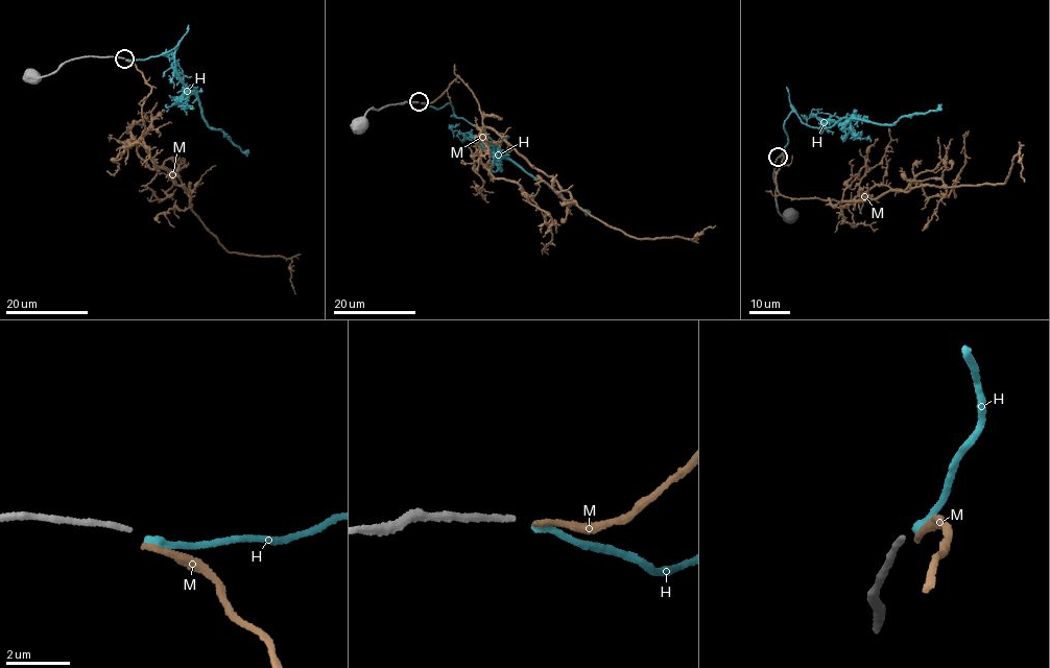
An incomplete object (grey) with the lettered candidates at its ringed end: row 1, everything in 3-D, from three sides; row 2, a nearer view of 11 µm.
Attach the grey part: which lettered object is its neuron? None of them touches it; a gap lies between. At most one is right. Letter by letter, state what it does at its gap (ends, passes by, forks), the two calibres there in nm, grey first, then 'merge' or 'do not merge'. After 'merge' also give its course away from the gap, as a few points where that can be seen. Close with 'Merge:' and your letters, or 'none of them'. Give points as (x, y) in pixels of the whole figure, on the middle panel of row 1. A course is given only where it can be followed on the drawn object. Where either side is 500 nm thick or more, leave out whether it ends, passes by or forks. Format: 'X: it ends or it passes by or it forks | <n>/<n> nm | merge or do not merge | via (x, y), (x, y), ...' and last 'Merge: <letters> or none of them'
H: it ends | 160/280 nm | do not merge
M: it ends | 160/170 nm | do not merge
Merge: none of them

